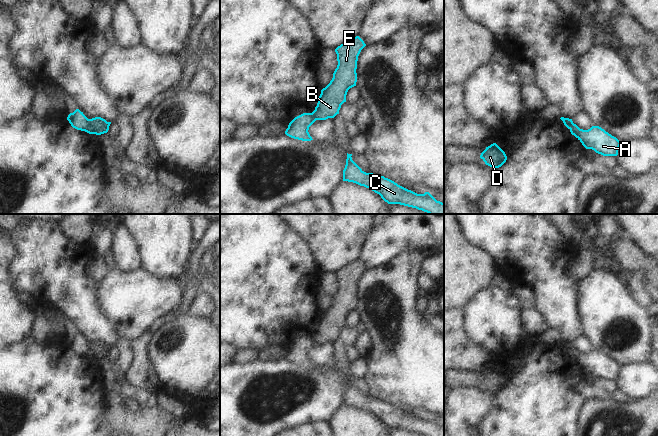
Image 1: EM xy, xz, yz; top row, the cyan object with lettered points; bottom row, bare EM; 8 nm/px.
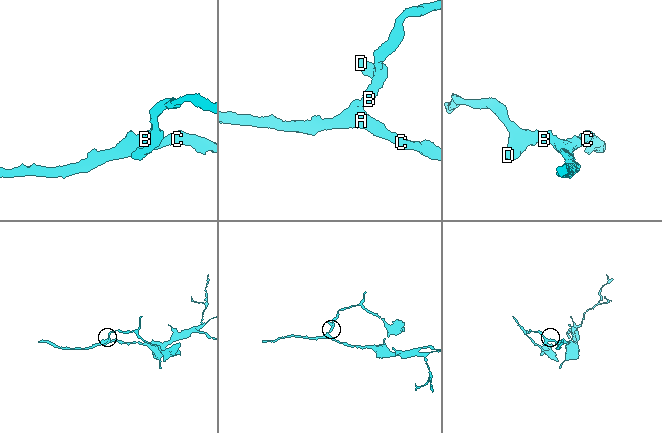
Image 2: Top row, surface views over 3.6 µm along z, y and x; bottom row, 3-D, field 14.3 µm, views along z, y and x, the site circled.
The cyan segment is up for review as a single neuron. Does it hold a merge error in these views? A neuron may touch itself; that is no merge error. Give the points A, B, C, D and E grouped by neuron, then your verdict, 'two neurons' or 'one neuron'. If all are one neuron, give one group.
groups A C / B D E; two neurons

